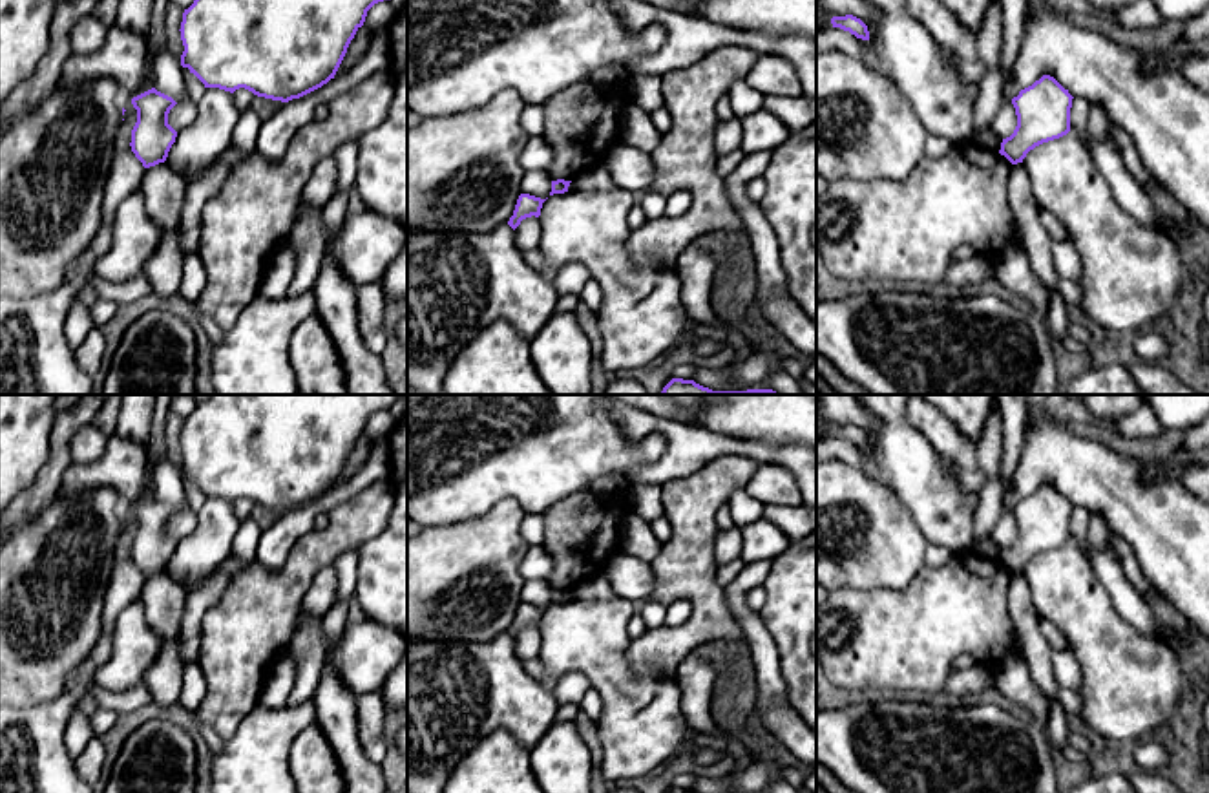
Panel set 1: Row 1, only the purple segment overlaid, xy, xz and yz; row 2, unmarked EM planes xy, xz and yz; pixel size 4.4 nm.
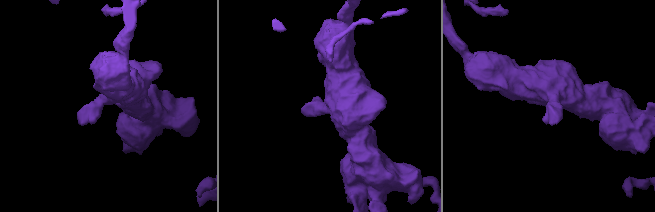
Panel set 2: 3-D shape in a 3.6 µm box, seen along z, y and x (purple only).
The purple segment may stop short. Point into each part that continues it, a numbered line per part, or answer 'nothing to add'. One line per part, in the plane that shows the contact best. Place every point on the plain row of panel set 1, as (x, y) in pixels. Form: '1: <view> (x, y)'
nothing to add

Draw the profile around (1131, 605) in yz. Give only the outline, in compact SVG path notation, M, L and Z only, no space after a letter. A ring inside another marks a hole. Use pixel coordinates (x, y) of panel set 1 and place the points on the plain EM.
M1087 541L1078 543L1078 546L1090 563L1096 577L1109 590L1118 614L1143 636L1162 643L1156 630L1158 618L1152 607L1129 581L1116 555L1109 548L1094 550L1087 545Z

